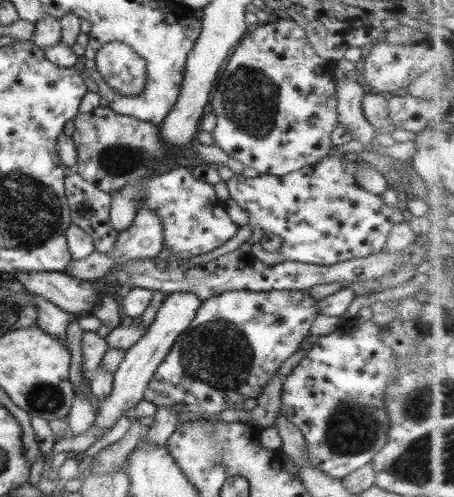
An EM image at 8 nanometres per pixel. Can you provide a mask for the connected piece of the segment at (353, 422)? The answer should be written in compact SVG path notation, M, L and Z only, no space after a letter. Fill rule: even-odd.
M358 319L336 332L316 337L314 345L307 349L281 386L278 414L301 431L308 463L337 480L369 463L387 440L389 421L382 403L382 390L395 380L397 369L395 355L379 340L379 331L380 327L371 319Z

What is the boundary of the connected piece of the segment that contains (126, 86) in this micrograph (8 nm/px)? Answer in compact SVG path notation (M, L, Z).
M114 41L97 50L95 66L103 82L123 96L135 96L145 86L145 62L123 43Z

